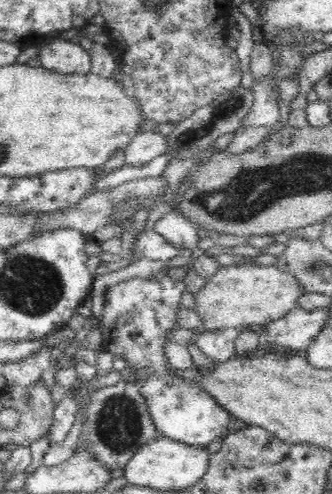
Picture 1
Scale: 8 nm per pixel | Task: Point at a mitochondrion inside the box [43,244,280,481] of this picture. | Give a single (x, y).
(118, 425)

